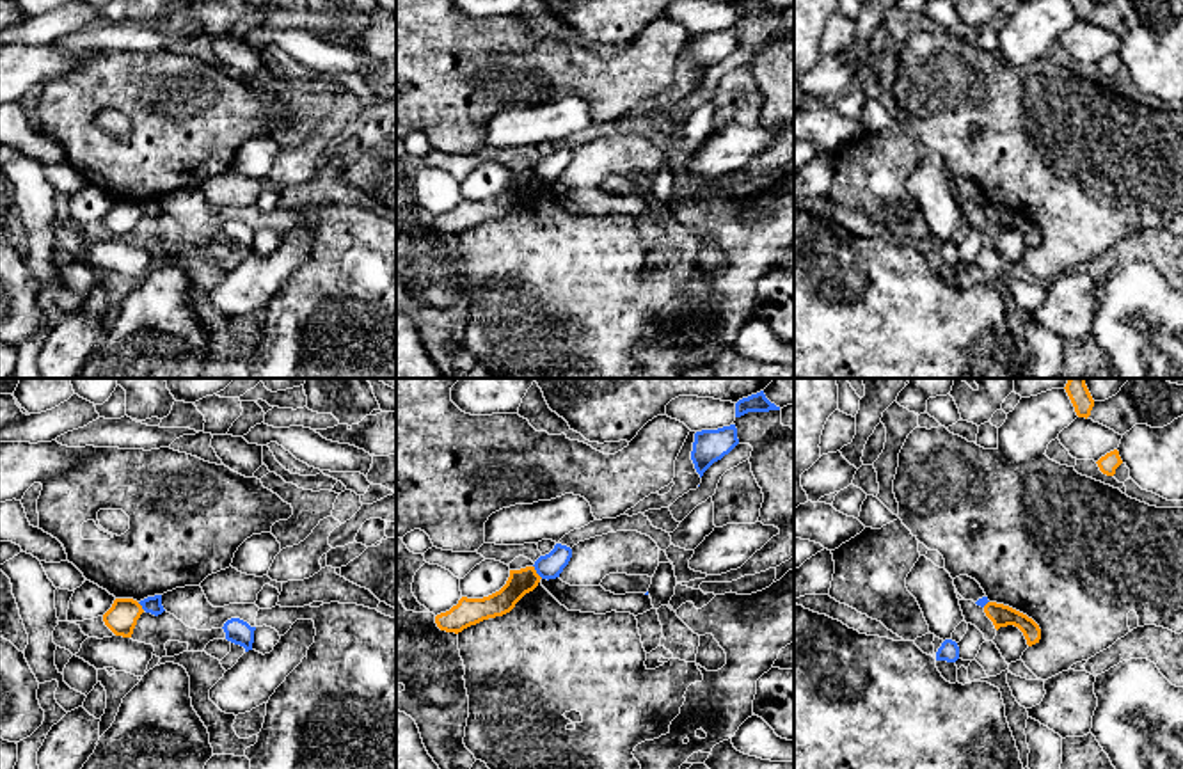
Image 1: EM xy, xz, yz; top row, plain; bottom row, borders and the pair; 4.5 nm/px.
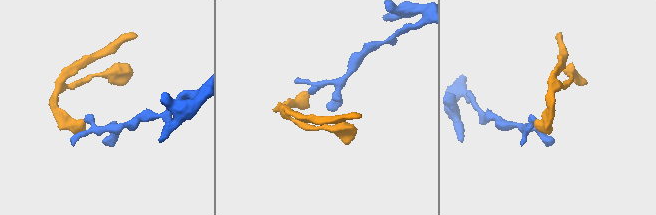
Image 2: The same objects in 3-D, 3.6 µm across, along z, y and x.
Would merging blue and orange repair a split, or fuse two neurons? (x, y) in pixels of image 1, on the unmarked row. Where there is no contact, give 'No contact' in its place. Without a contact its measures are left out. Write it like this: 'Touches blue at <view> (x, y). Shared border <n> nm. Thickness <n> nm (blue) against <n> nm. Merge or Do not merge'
Touches blue at xz (537, 174). Shared border 80 nm. Thickness 110 nm (blue) against 120 nm. Do not merge

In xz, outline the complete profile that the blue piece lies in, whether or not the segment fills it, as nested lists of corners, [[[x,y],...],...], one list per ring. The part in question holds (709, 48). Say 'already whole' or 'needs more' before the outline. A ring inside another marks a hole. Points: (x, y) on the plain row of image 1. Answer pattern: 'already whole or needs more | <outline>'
already whole | [[[735,27],[695,36],[691,62],[700,80],[739,46]]]

